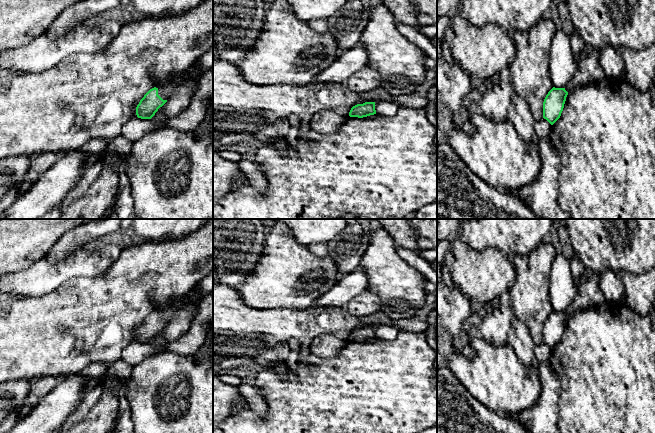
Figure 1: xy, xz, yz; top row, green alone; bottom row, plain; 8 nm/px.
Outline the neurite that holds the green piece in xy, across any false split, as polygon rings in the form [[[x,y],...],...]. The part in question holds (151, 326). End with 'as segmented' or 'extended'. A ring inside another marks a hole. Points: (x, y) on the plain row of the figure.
[[[188,304],[187,306],[168,306],[163,312],[152,312],[140,324],[136,331],[136,339],[141,343],[151,343],[160,331],[170,322],[173,317],[181,312],[186,312],[194,317],[198,311],[199,304]]] | extended

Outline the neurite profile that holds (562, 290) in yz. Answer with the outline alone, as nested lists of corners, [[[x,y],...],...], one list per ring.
[[[557,254],[552,265],[549,282],[549,299],[555,312],[564,312],[576,295],[570,262]]]

